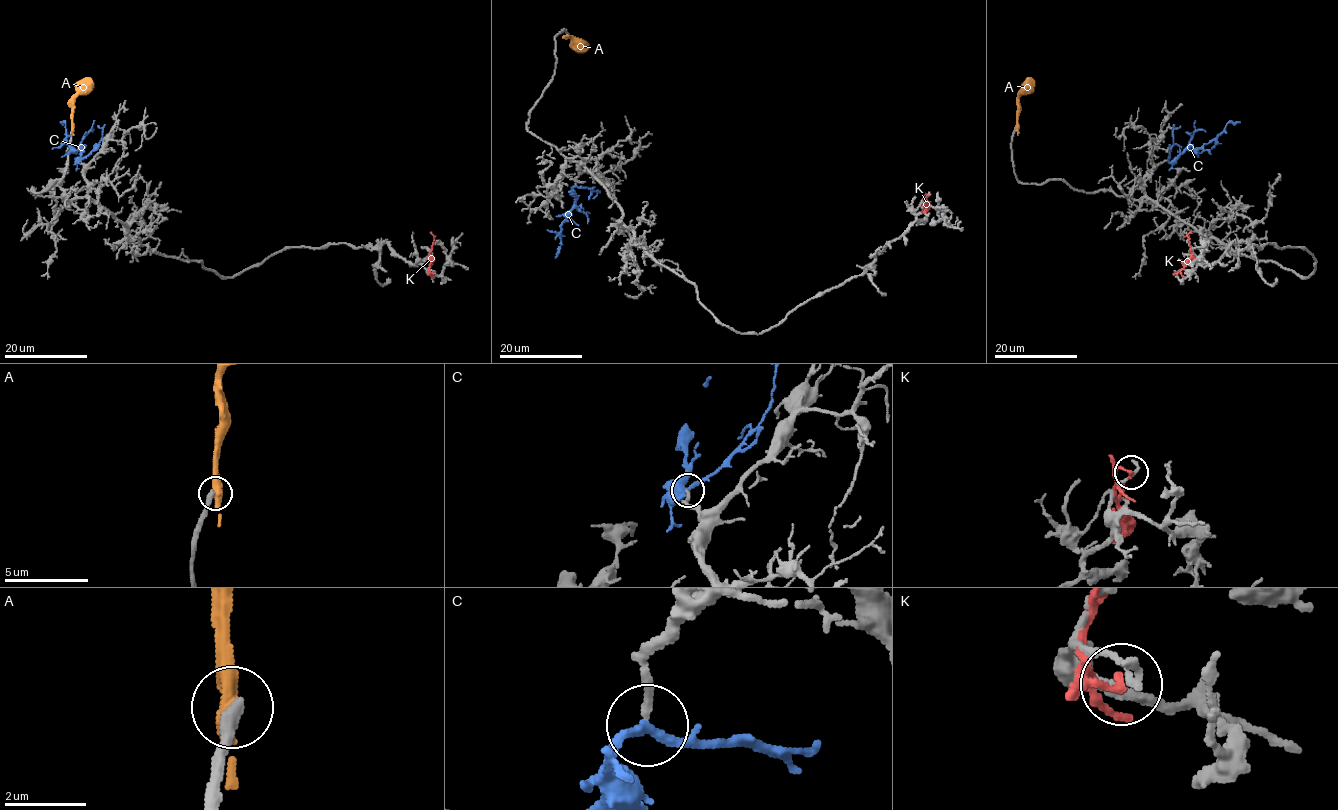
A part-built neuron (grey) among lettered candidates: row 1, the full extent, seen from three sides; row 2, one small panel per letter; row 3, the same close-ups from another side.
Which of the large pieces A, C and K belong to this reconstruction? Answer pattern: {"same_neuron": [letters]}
{"same_neuron": ["C"]}

